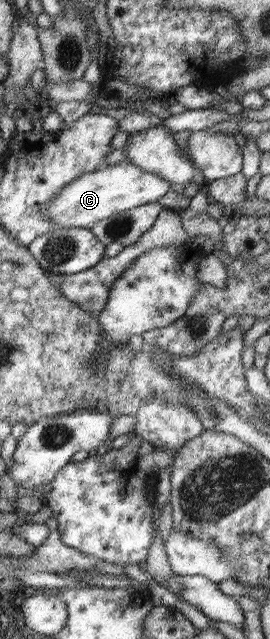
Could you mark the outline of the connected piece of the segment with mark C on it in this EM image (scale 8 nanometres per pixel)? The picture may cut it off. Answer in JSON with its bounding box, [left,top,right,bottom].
[43,160,171,229]

